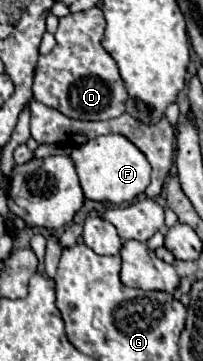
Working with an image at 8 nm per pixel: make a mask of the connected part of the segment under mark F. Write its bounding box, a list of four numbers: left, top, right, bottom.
[70,134,150,204]

